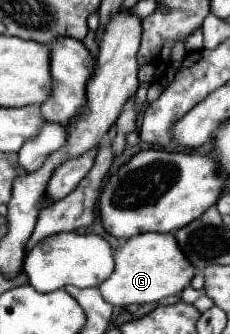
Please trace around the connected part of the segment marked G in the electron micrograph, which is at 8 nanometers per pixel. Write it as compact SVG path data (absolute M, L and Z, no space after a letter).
M144 232L132 236L114 248L114 262L114 272L98 288L106 302L120 308L130 304L156 304L166 296L182 292L194 276L194 266L190 266L182 250L178 250L174 234Z

